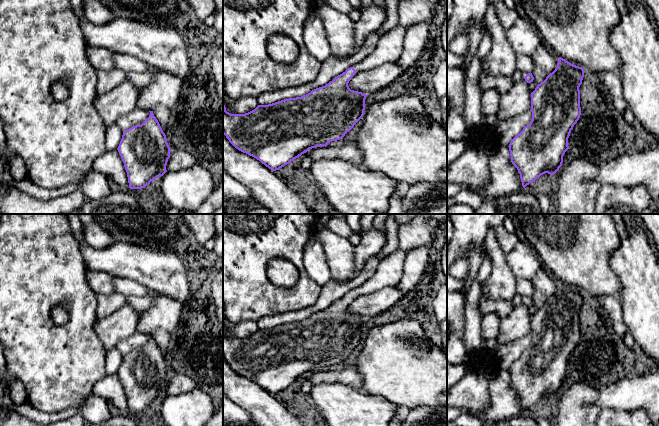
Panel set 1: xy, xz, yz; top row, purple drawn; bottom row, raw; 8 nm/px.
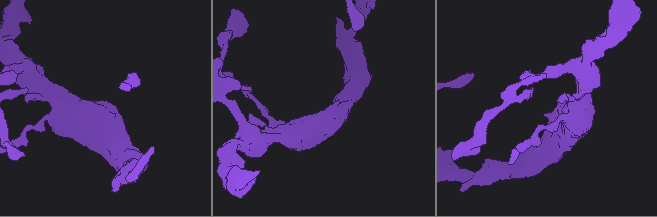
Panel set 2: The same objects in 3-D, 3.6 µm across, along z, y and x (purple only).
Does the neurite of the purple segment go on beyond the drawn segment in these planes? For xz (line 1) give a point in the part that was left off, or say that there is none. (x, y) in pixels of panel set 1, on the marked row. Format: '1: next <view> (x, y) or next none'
1: next xz (390, 46)

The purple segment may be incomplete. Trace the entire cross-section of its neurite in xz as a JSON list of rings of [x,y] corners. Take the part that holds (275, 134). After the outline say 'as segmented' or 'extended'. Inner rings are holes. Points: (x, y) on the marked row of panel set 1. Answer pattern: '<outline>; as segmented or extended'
[[[397,25],[379,38],[376,48],[361,62],[348,68],[325,86],[316,88],[301,97],[284,99],[268,105],[258,105],[254,110],[245,114],[231,114],[226,111],[223,103],[223,134],[239,151],[246,153],[276,171],[289,164],[309,149],[327,146],[332,141],[343,139],[354,125],[363,117],[366,94],[351,90],[348,86],[351,78],[360,71],[374,69],[387,62],[397,62],[402,55],[406,28]]]; extended

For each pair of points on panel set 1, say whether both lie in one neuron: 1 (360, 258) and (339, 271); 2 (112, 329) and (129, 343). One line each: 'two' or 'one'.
1: two
2: two

